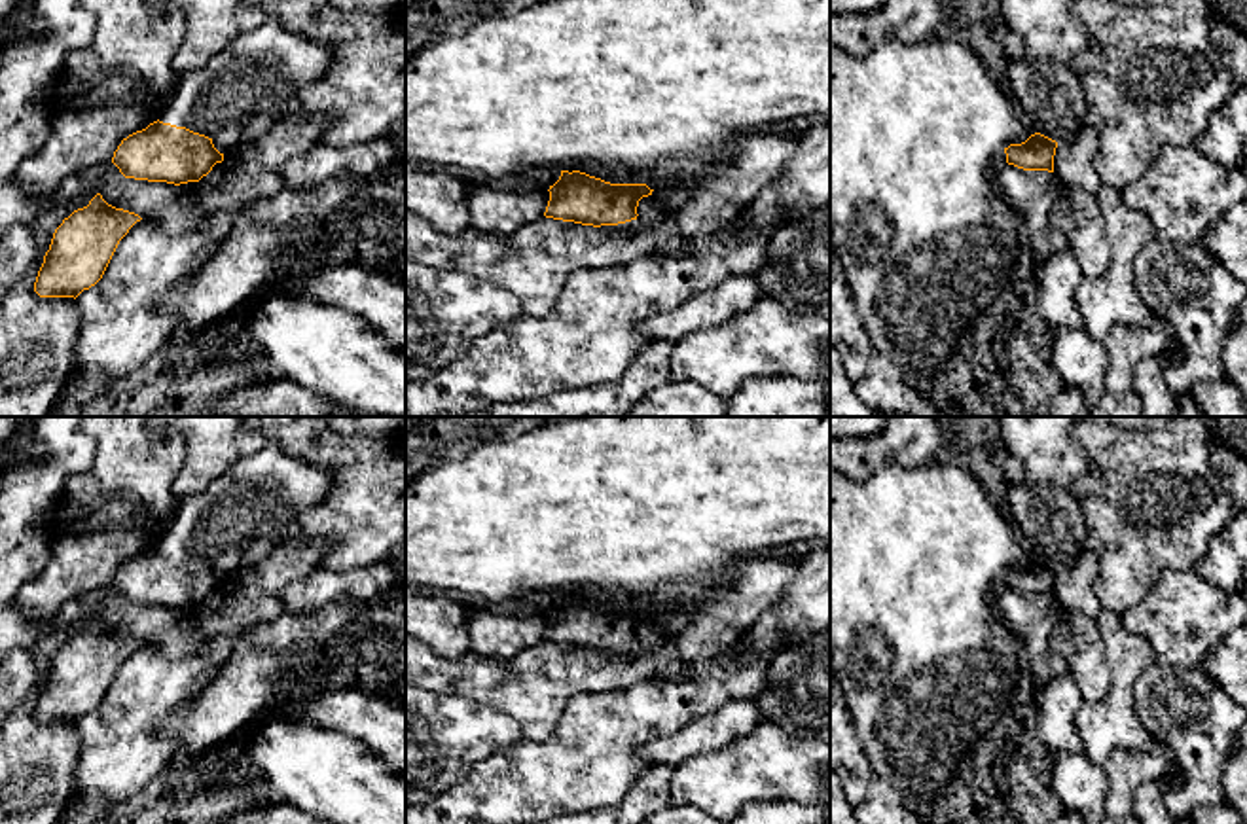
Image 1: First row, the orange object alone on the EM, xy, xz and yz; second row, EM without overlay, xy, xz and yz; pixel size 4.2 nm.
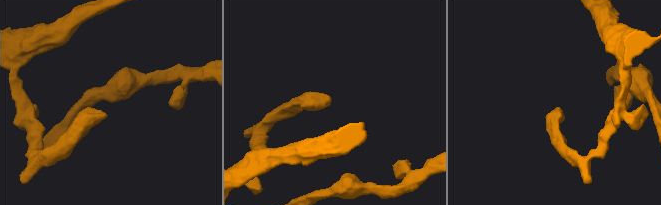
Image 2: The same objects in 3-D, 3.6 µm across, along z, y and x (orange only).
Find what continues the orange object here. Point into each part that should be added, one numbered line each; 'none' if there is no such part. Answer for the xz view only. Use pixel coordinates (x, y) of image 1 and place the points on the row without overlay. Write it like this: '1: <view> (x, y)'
1: xz (622, 652)

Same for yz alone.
1: yz (1050, 518)

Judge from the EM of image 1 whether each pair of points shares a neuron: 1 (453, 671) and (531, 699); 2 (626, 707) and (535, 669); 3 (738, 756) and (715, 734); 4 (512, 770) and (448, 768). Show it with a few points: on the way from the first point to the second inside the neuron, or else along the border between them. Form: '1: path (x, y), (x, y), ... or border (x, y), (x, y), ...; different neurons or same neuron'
1: path (472, 677), (512, 686); same neuron
2: border (633, 684), (622, 690), (580, 692), (558, 722); different neurons
3: border (760, 720), (749, 732), (685, 760); different neurons
4: border (508, 745), (478, 760), (461, 779), (436, 796); different neurons

